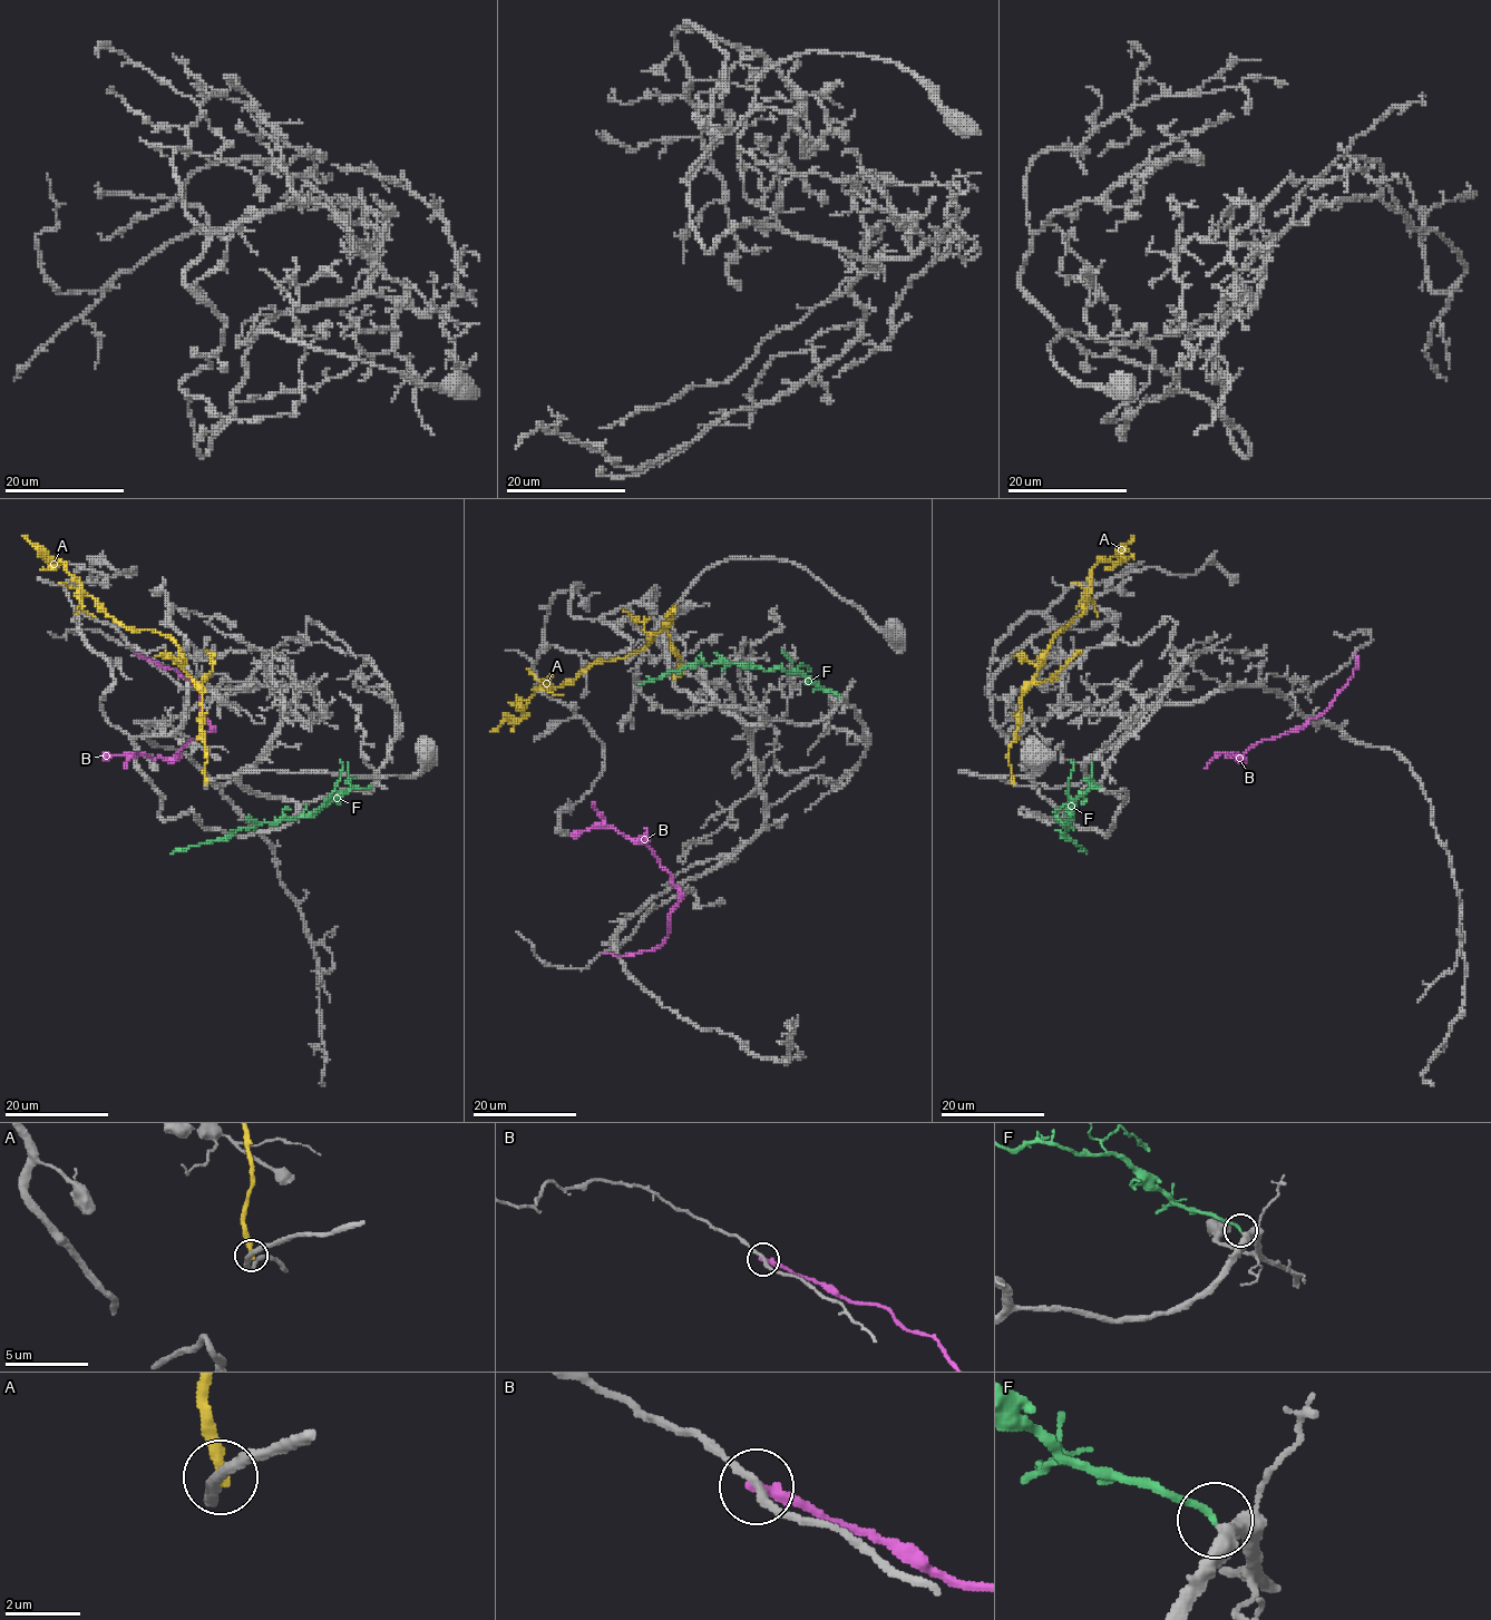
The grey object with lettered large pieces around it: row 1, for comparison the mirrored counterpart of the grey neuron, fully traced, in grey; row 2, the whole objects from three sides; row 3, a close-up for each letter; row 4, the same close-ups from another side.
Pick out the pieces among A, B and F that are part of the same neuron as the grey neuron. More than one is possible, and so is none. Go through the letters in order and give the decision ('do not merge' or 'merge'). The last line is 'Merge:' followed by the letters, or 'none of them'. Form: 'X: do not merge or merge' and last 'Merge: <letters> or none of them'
A: do not merge
B: do not merge
F: merge
Merge: F

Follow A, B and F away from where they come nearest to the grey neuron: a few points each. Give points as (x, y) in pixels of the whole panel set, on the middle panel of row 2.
A: (674, 611), (636, 652), (592, 663), (561, 686), (536, 687), (522, 718), (490, 731)
B: (604, 952), (630, 955), (660, 944), (666, 938), (679, 888), (641, 840), (596, 826), (571, 836)
F: (840, 696), (819, 689), (801, 673), (718, 663), (705, 665), (701, 662), (640, 685)

